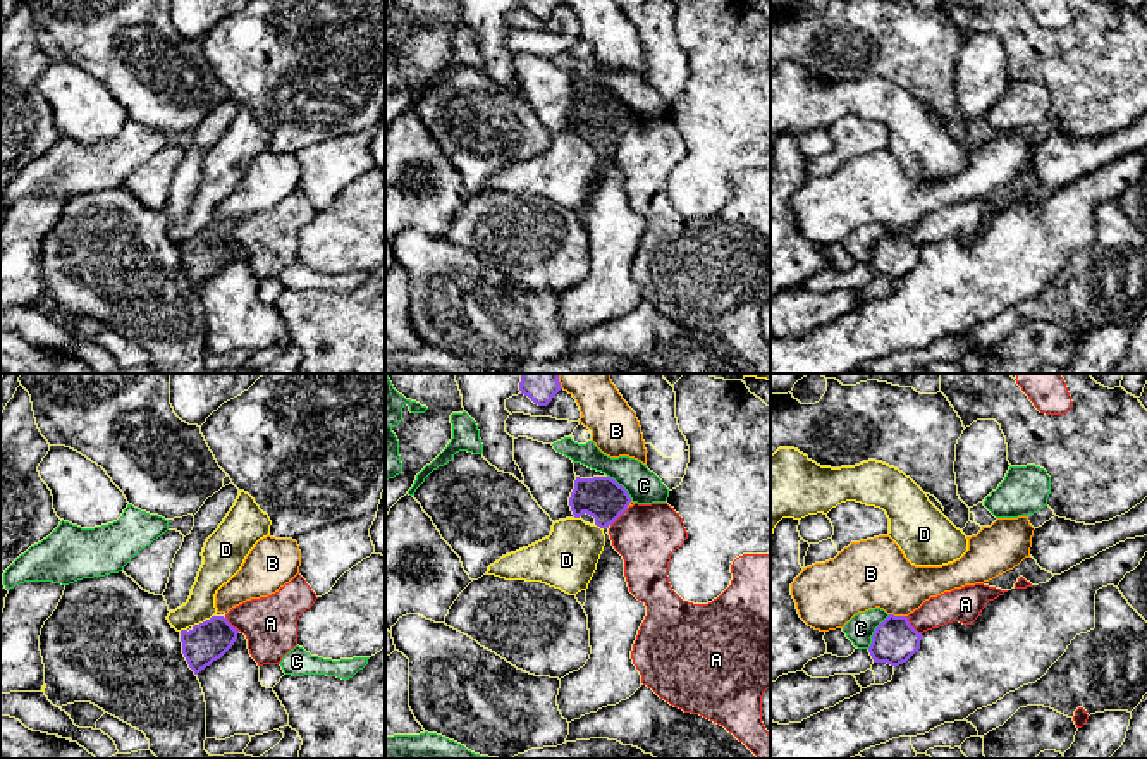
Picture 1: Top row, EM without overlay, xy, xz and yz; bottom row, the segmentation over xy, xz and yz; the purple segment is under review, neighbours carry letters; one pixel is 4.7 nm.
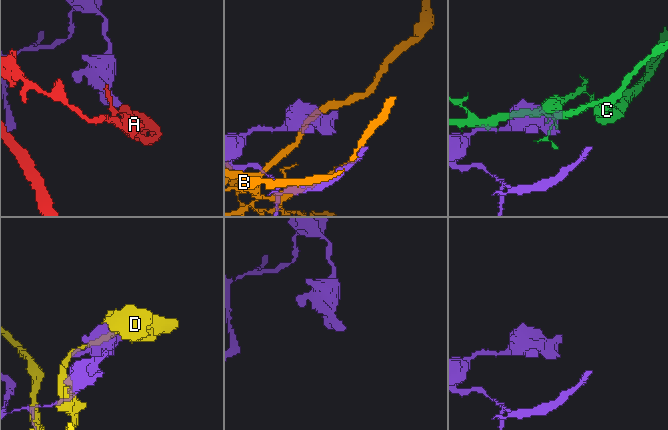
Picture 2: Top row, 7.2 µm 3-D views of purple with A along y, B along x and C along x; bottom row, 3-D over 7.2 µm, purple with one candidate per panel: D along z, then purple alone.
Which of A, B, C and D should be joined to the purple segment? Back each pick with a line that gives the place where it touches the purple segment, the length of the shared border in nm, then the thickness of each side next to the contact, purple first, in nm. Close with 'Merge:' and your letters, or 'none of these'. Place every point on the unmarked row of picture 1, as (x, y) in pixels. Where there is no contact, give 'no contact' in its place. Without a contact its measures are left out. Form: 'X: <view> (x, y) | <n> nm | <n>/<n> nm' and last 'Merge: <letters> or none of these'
Merge: none of these

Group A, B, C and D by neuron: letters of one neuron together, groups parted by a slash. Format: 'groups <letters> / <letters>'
groups A / B / C / D

